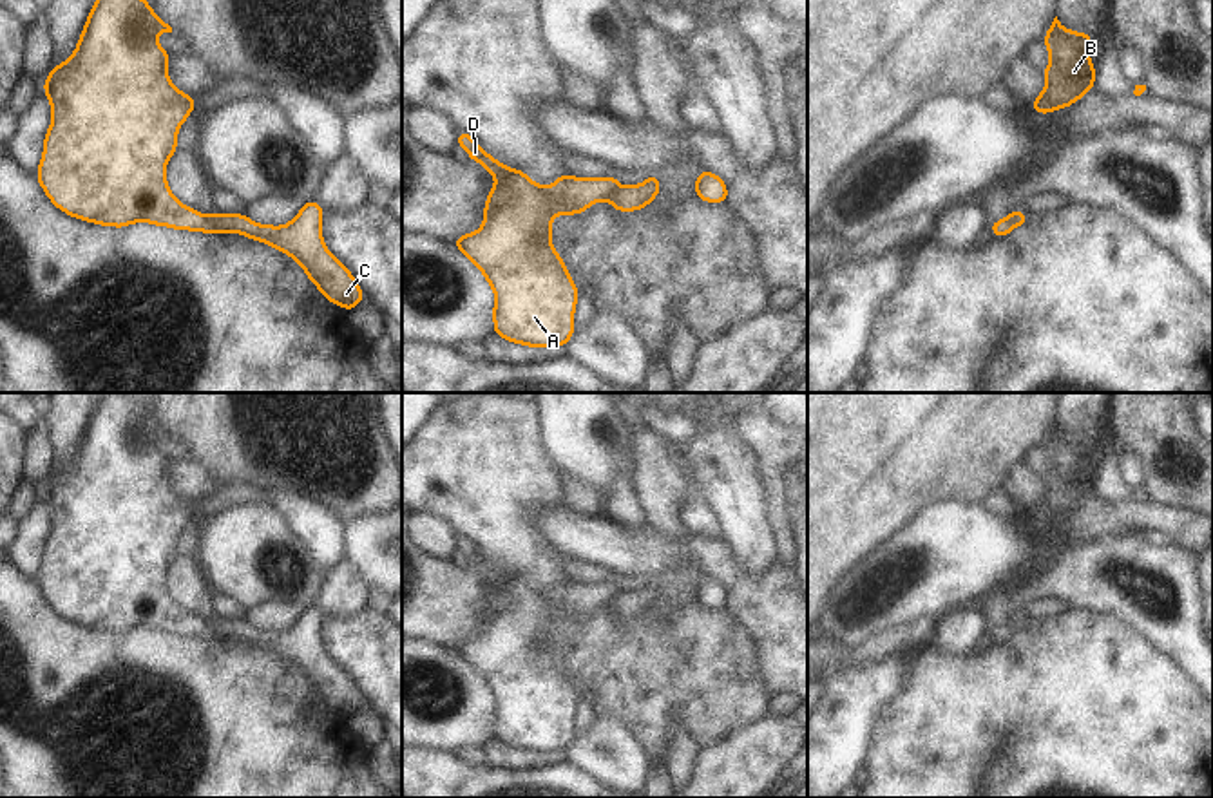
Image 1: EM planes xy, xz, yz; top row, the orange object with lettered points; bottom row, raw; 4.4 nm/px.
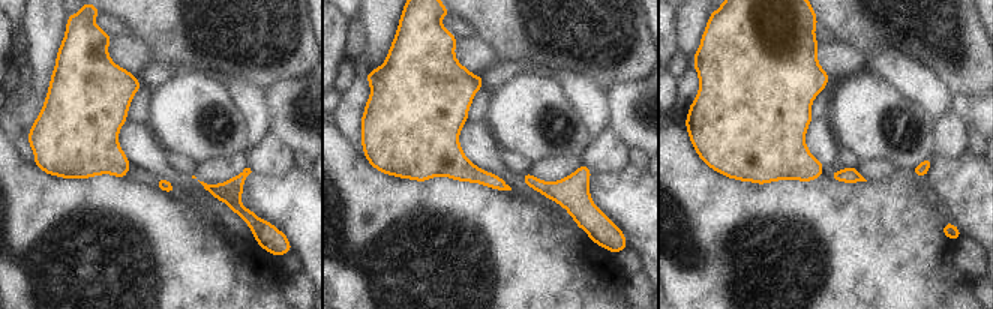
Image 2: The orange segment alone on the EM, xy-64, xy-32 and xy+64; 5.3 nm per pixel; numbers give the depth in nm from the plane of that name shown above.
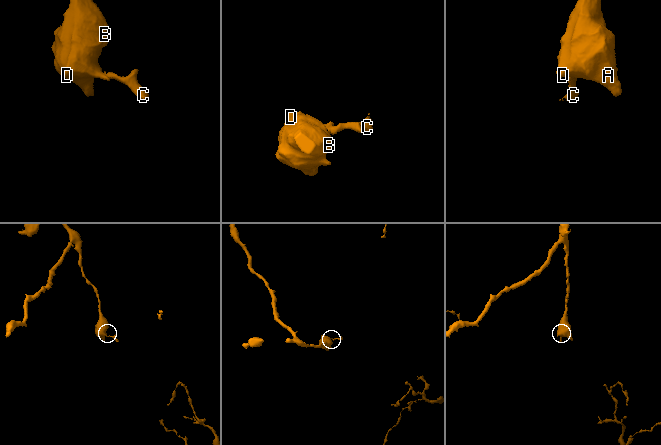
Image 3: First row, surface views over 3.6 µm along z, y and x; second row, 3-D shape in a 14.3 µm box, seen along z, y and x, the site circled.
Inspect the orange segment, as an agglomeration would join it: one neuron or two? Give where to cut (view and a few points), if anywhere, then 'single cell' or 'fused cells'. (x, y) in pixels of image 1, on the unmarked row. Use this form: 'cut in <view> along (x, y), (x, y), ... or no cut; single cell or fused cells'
cut in xy along (205, 621), (218, 636); fused cells

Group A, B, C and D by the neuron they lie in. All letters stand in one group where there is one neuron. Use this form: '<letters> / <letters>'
A B D / C

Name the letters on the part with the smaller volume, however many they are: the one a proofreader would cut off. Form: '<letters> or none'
C

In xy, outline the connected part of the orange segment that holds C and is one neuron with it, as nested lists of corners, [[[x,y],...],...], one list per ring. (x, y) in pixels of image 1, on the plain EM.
[[[315,606],[304,608],[301,617],[282,632],[264,632],[244,619],[206,621],[219,639],[241,639],[291,662],[328,708],[349,718],[364,706],[364,697],[353,679],[326,653],[322,622],[324,615]]]

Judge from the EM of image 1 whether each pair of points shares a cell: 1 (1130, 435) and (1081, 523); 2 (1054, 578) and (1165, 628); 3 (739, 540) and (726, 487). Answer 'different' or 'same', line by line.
1: different
2: same
3: same

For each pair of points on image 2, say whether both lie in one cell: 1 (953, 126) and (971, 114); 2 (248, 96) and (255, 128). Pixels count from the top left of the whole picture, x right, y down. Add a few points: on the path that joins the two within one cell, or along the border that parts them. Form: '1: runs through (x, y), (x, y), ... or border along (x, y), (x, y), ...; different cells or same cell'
1: border along (950, 108), (965, 128); different cells
2: runs through (252, 104), (255, 120); same cell

